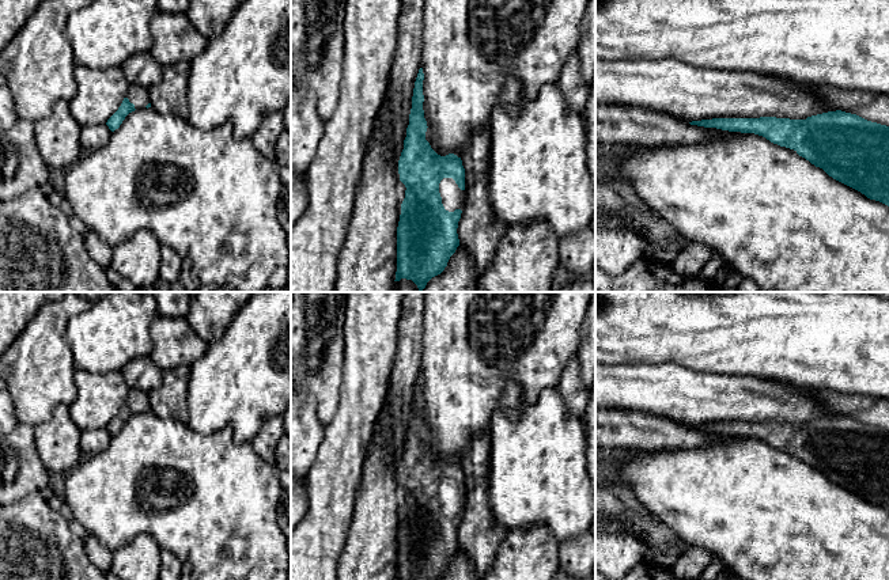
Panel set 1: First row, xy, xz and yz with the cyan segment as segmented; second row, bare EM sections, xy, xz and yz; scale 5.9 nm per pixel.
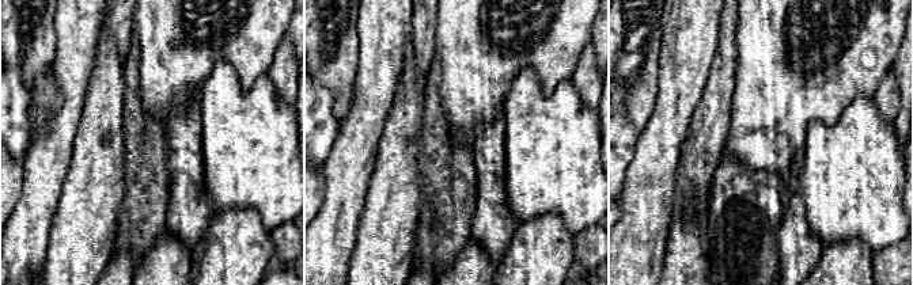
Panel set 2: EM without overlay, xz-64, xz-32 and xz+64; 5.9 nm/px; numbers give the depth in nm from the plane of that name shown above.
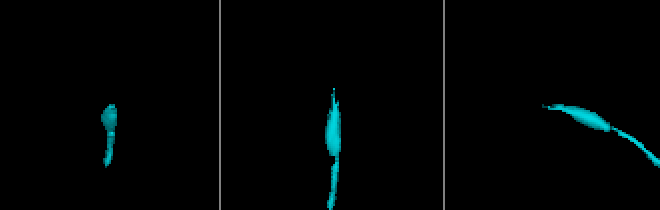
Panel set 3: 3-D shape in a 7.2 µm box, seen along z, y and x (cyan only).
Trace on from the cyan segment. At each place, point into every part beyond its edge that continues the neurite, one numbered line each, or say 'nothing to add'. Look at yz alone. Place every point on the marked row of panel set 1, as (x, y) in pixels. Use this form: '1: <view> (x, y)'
nothing to add

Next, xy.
1: xy (136, 94)

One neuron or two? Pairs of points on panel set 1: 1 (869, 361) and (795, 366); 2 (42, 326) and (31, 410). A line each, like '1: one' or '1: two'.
1: one
2: one

